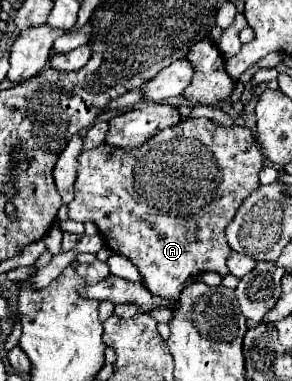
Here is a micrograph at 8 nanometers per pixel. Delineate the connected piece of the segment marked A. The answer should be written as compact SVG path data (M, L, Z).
M188 119L154 135L140 149L124 151L100 145L78 157L78 175L74 183L74 201L68 205L72 221L96 223L106 247L128 257L140 271L144 285L162 299L178 299L184 281L206 271L228 275L226 259L230 245L224 229L234 219L240 203L260 187L258 173L266 159L246 125L216 125L210 119Z

